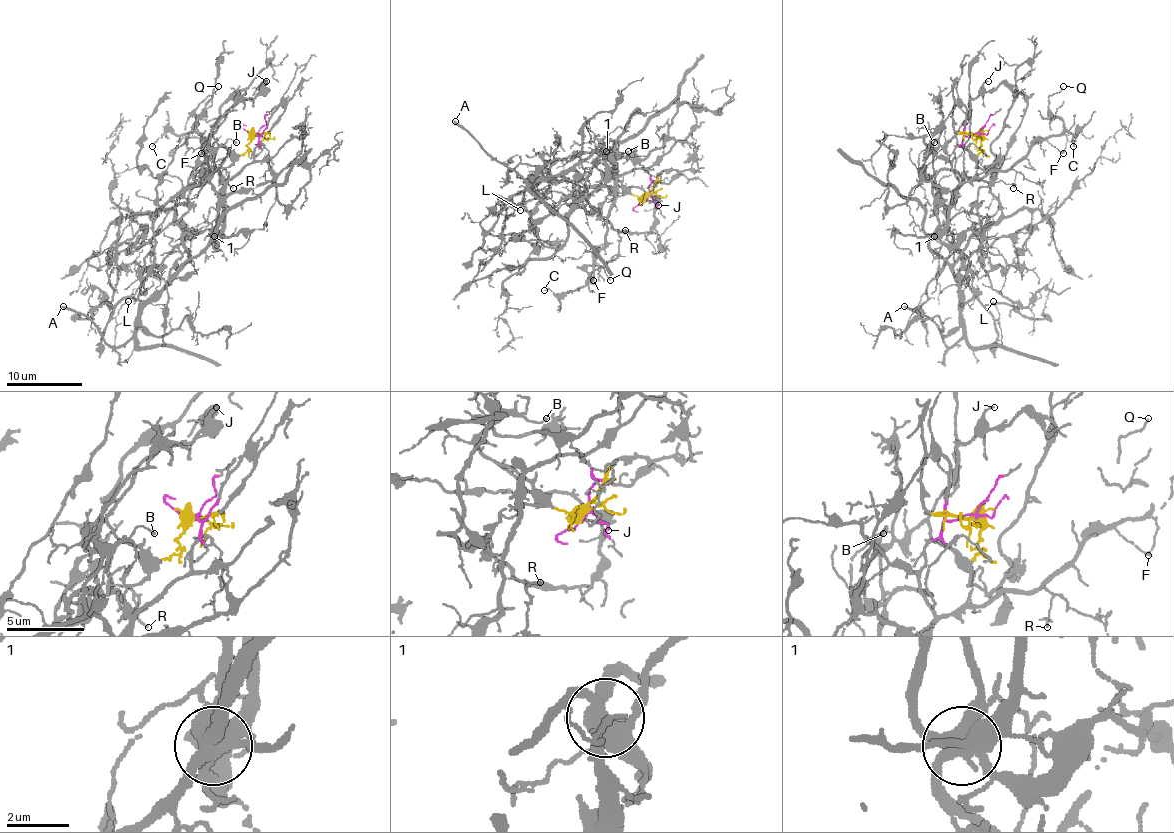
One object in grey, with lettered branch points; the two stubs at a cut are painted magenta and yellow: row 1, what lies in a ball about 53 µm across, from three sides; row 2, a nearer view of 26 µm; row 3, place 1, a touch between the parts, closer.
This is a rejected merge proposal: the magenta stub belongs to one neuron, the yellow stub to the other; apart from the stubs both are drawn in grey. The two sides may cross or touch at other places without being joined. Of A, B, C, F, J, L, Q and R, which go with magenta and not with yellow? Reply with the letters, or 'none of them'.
A, C, F, L, Q, R

